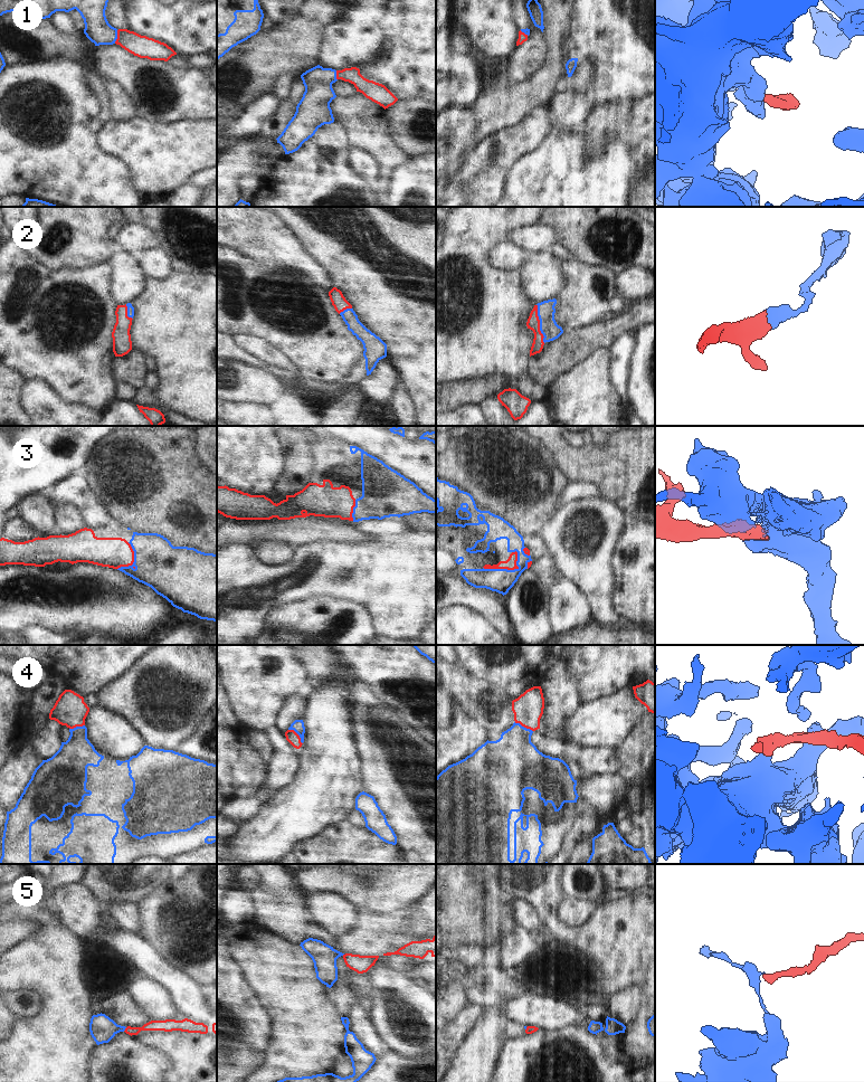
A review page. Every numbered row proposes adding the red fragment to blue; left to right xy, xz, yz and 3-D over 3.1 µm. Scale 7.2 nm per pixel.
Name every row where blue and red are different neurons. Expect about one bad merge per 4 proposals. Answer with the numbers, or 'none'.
none.

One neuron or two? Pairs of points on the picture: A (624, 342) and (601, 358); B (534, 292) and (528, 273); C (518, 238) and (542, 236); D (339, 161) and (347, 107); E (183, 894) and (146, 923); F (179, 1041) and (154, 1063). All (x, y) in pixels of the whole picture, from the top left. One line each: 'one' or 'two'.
A: two
B: one
C: one
D: two
E: one
F: two

